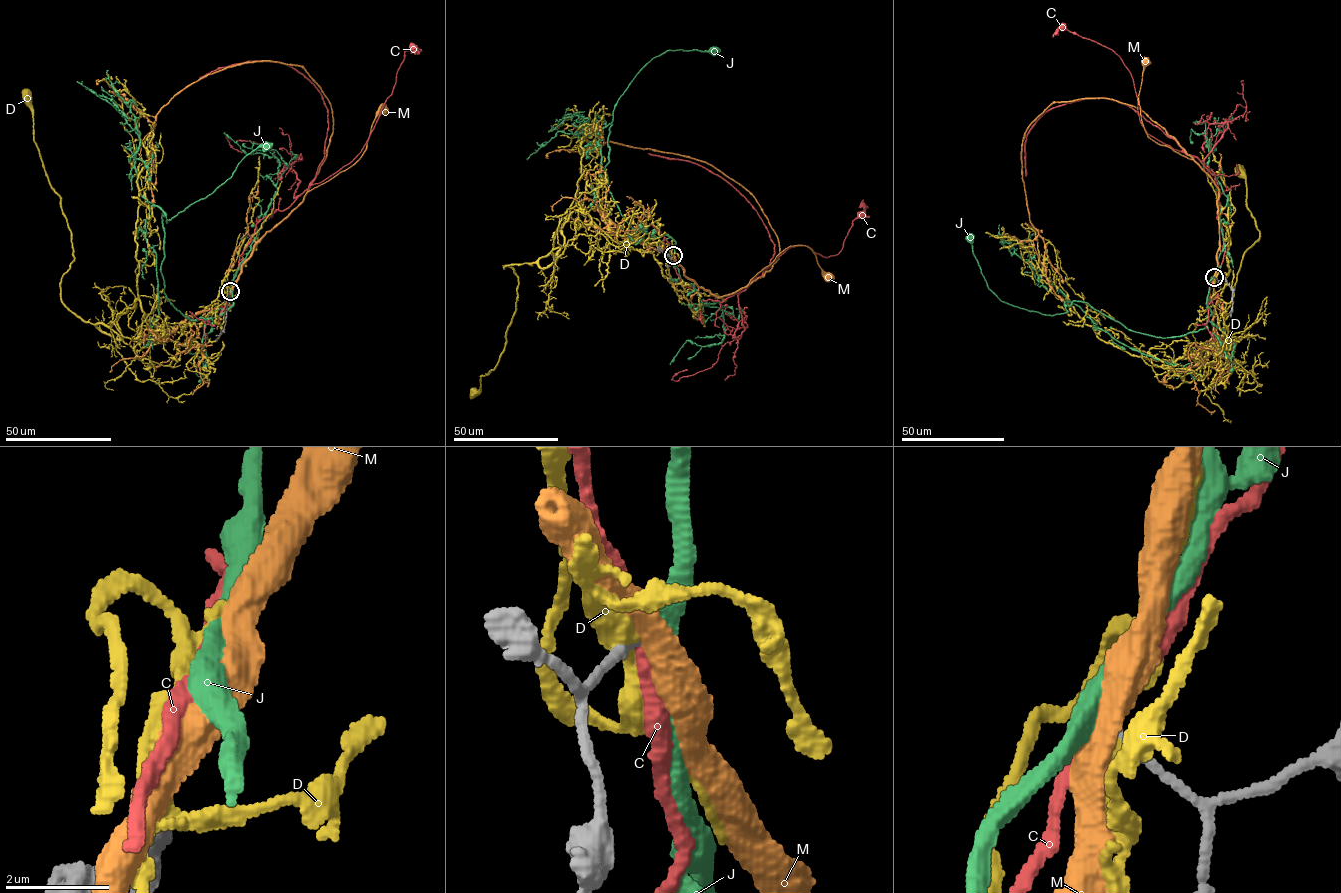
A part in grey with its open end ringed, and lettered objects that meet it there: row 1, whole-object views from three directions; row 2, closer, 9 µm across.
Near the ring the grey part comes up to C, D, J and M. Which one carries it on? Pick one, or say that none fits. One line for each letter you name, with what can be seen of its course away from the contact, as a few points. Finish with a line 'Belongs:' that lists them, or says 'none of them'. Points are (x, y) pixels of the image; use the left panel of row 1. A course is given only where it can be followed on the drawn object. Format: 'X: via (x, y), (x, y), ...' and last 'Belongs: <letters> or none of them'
J: via (230, 291), (232, 306), (211, 318), (173, 305), (162, 216), (213, 193), (267, 144)
Belongs: J

